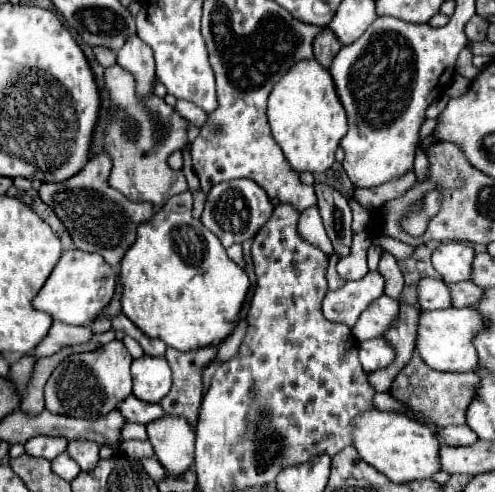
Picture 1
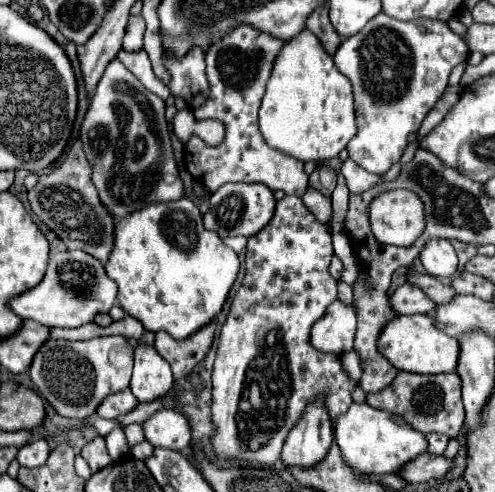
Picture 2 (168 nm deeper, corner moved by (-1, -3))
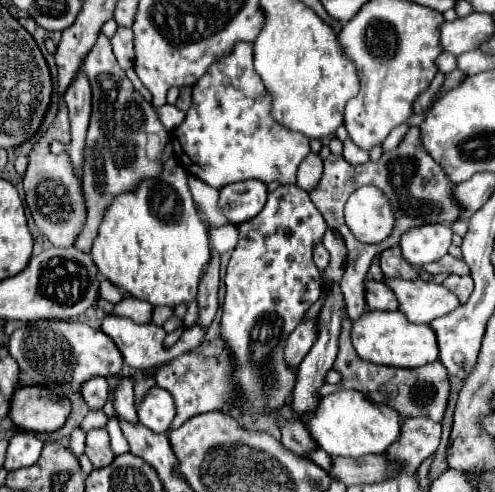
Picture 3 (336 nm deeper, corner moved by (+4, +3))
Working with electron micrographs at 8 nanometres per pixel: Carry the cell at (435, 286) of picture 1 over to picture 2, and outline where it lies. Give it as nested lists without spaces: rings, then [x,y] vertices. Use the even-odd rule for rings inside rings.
[[[409,283],[395,289],[395,293],[389,297],[391,309],[397,315],[409,315],[409,313],[431,313],[435,309],[435,303],[425,297],[425,293],[419,287],[413,287]]]

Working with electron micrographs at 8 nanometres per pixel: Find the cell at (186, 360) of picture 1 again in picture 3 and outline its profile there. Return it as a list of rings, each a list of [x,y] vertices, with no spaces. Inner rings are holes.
[[[212,251],[210,265],[202,277],[202,285],[198,291],[198,321],[196,325],[208,329],[216,311],[218,311],[218,267],[220,267],[220,253]]]

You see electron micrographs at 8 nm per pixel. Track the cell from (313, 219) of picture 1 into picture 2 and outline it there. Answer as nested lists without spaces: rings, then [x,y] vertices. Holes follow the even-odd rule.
[[[311,185],[307,187],[307,191],[305,191],[305,195],[301,197],[303,199],[303,203],[305,203],[305,207],[321,221],[321,223],[325,223],[327,225],[327,221],[329,221],[329,217],[331,217],[331,199],[329,197],[325,197],[323,193],[319,193],[317,189],[313,189]]]

